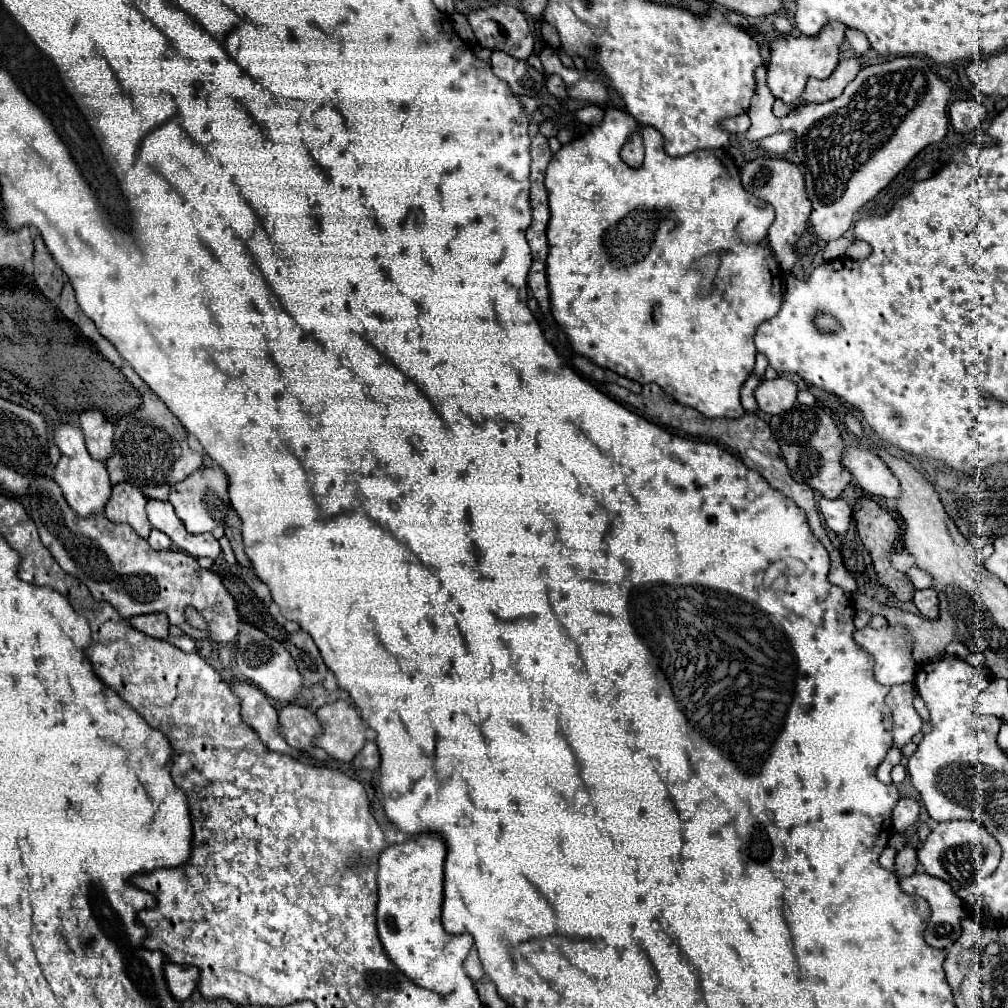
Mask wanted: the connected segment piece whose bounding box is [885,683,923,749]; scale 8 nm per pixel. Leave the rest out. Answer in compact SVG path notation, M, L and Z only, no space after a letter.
M903 683L903 685L893 685L885 699L893 711L893 719L895 719L893 741L899 749L911 743L913 735L917 735L923 725L919 713L913 707L913 697L915 697L913 683Z

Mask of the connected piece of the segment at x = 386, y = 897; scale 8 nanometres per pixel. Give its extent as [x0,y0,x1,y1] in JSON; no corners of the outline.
[377,833,473,993]

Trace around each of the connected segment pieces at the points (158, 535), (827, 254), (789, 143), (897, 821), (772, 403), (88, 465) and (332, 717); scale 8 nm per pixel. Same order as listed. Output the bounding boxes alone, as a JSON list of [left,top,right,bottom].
[[147,529,173,551],[823,237,853,261],[759,131,795,157],[891,795,921,833],[755,377,797,415],[53,425,111,517],[315,701,367,763]]

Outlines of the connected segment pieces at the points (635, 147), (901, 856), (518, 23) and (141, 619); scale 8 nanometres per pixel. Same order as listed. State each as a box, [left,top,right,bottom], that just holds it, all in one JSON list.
[[623,135,643,167],[895,845,917,877],[467,3,533,59],[129,613,169,639]]

